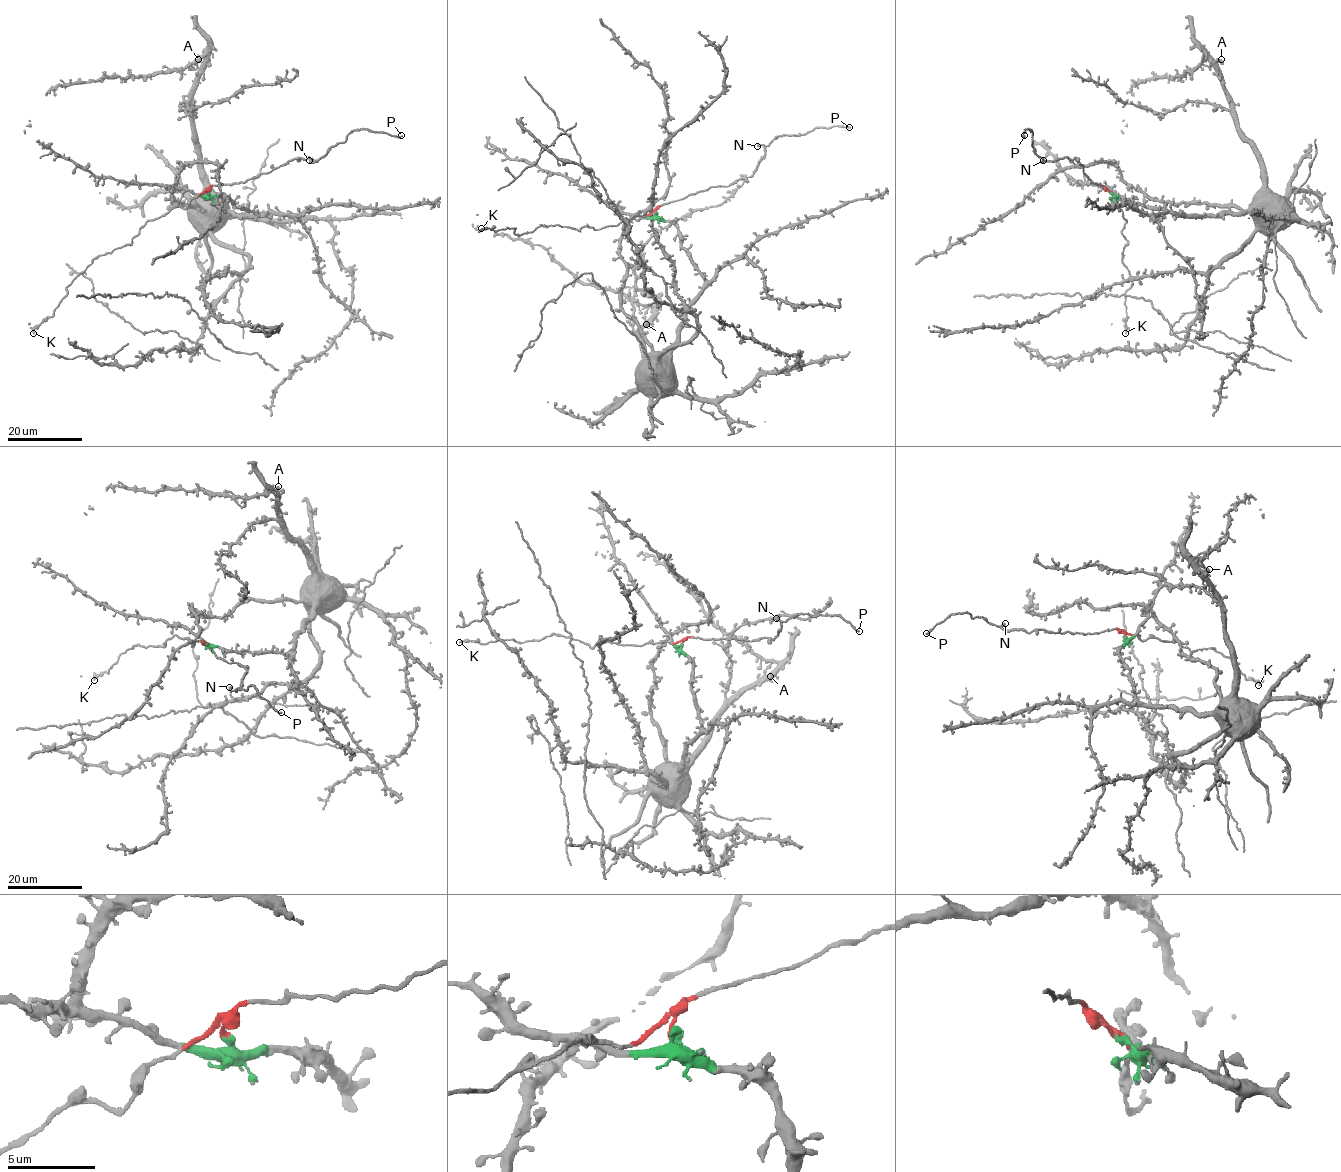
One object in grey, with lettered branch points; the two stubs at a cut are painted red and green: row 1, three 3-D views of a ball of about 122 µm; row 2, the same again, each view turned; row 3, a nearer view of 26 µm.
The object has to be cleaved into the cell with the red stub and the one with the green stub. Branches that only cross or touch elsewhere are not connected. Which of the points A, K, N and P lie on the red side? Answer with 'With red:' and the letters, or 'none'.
With red: K, N, P

